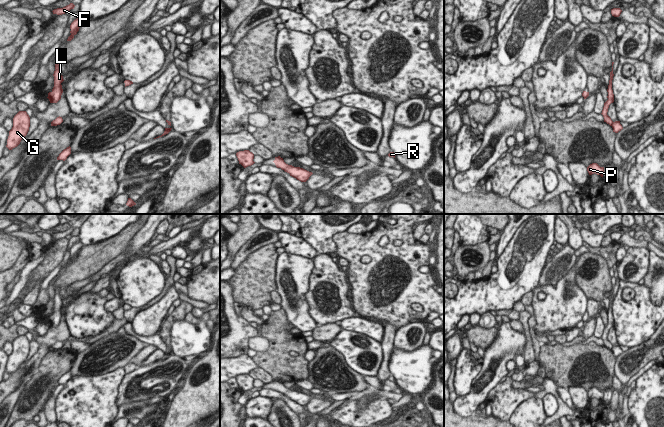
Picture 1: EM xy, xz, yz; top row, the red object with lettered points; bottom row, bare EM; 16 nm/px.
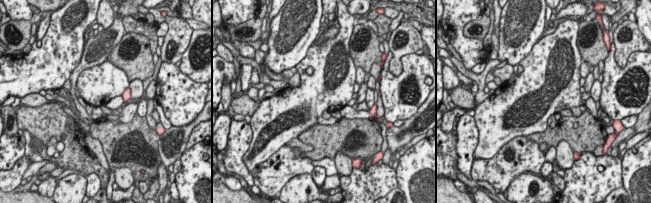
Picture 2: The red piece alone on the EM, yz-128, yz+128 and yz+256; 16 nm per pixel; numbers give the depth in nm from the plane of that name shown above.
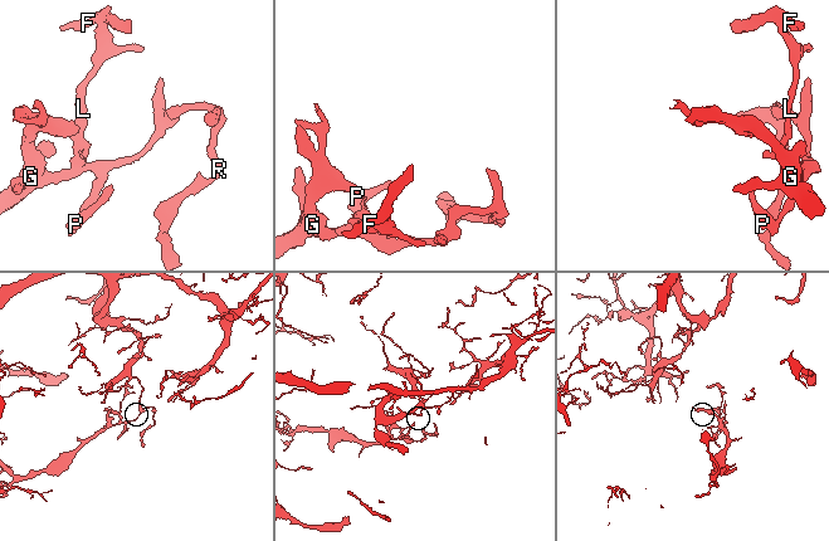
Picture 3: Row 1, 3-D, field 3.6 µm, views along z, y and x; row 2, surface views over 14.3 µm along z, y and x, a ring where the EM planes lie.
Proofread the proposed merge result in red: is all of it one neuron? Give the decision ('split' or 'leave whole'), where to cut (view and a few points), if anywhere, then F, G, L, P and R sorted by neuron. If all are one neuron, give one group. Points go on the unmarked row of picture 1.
split; cut yz (613, 346), (610, 349); groups F L / G P R

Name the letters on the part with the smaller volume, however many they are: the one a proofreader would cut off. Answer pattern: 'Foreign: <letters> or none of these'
Foreign: F, L

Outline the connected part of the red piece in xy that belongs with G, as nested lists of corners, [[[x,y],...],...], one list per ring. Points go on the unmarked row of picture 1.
[[[19,335],[13,342],[13,351],[9,355],[6,371],[9,374],[17,371],[27,359],[30,351],[30,341],[26,335]]]

